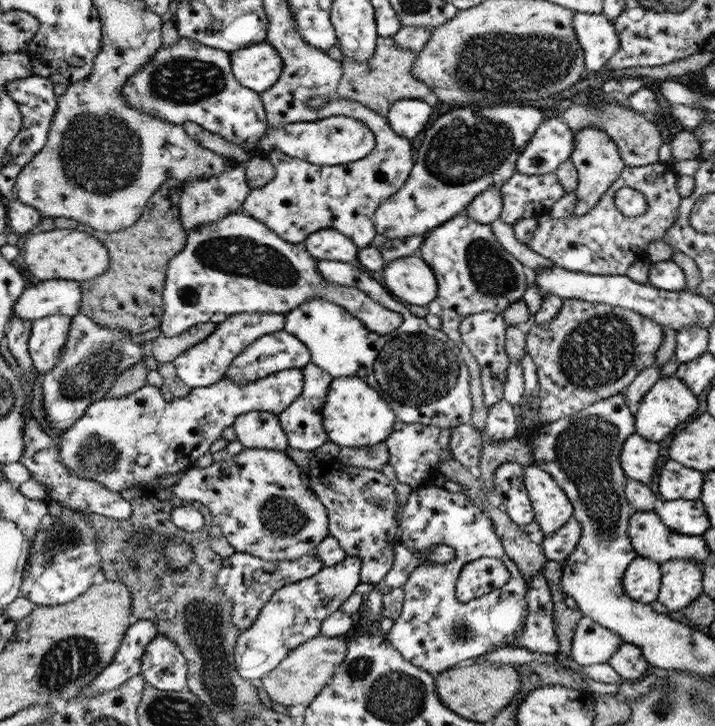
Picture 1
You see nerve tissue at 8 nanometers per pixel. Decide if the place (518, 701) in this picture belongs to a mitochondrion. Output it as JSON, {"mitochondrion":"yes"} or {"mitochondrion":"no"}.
{"mitochondrion":"no"}

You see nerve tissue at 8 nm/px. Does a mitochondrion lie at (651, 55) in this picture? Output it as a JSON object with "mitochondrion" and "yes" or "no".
{"mitochondrion":"no"}

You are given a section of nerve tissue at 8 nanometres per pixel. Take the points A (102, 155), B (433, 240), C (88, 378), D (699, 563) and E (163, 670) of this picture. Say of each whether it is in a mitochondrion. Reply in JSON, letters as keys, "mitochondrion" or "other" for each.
{"A":"mitochondrion","B":"other","C":"mitochondrion","D":"other","E":"mitochondrion"}

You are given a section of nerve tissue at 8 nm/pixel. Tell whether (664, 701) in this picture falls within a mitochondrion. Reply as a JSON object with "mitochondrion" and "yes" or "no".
{"mitochondrion":"yes"}

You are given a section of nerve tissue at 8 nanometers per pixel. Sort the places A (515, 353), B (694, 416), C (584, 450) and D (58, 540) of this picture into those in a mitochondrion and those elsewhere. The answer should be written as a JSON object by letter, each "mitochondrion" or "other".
{"A":"other","B":"other","C":"mitochondrion","D":"mitochondrion"}

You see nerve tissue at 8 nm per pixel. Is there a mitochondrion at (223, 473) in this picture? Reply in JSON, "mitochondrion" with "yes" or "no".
{"mitochondrion":"no"}

